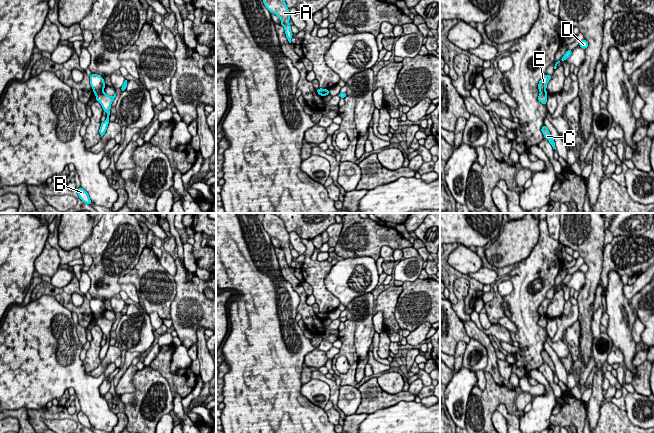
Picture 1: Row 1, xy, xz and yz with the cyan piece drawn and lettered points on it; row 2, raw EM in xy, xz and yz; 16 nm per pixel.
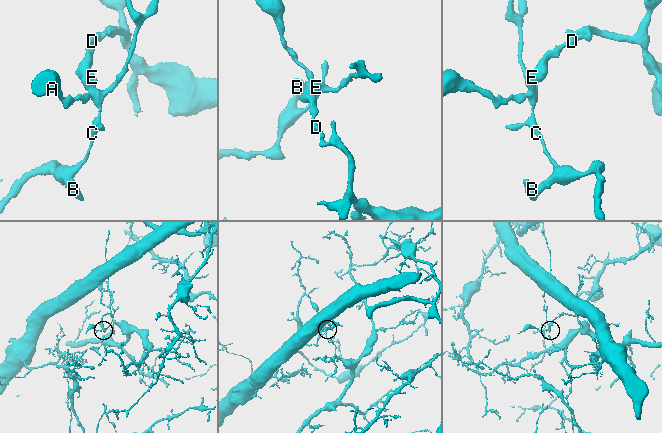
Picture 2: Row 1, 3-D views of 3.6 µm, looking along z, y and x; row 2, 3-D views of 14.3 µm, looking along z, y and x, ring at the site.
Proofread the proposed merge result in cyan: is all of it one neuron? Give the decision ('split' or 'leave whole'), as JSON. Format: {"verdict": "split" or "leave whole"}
{"verdict": "split"}

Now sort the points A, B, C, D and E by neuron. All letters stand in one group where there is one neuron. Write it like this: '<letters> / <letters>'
A B C / D E

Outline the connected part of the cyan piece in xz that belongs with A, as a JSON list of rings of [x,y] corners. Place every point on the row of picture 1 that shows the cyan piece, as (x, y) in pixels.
[[[263,0],[263,3],[265,7],[270,11],[270,13],[274,13],[280,17],[281,25],[285,29],[286,37],[289,43],[291,43],[293,33],[289,24],[290,12],[286,6],[285,0]]]

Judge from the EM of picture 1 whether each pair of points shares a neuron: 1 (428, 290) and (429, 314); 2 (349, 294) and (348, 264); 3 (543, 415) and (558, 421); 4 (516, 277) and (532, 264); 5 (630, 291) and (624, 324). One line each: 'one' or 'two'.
1: one
2: one
3: two
4: one
5: two

